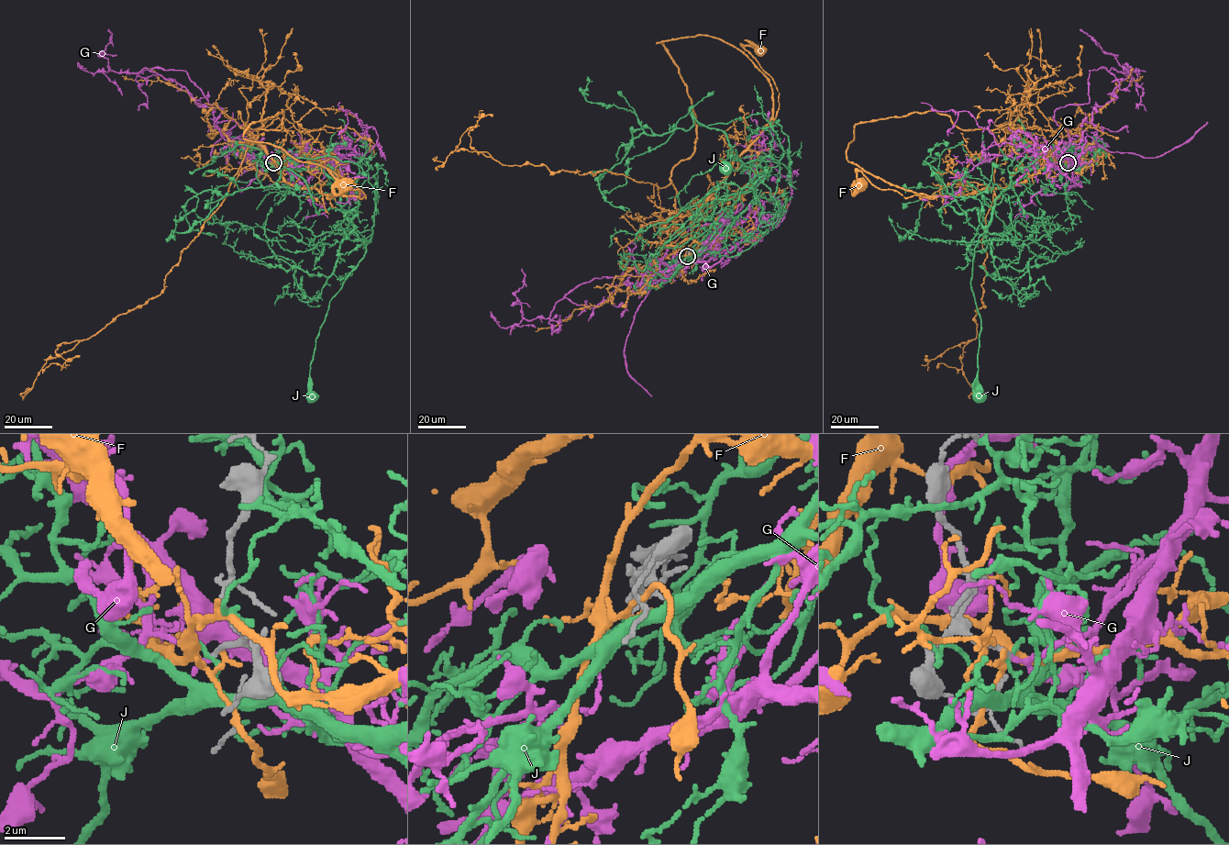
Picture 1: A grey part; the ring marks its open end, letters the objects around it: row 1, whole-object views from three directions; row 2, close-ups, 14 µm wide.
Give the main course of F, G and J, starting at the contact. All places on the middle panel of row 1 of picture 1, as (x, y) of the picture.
F: (687, 256), (695, 216), (772, 114), (769, 80), (743, 51), (745, 45), (758, 45), (759, 49)
G: (687, 256), (639, 273), (628, 243), (621, 278), (565, 294), (594, 308), (677, 255)
J: (687, 256), (746, 208), (754, 183), (779, 163), (756, 160), (725, 170)

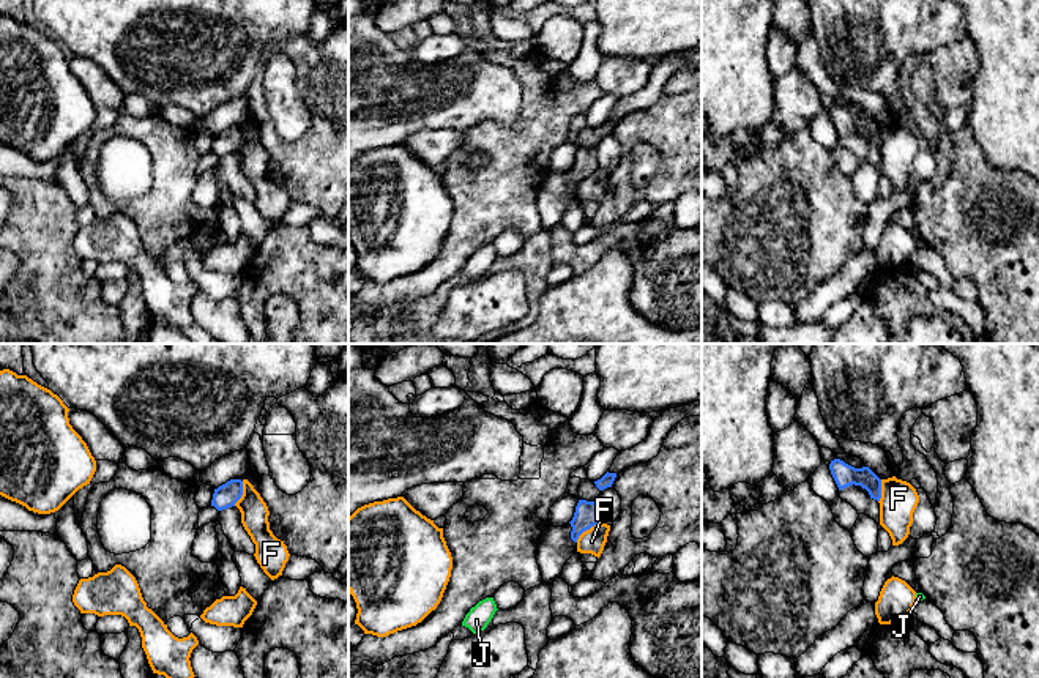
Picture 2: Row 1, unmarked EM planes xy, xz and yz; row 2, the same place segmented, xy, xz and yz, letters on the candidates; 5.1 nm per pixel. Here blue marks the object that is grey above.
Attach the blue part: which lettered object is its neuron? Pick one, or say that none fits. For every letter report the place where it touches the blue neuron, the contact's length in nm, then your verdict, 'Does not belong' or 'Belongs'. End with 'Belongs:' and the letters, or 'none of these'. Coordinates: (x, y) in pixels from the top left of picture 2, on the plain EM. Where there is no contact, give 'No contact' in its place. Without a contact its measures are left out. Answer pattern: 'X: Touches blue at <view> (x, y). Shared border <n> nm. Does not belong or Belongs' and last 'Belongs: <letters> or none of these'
F: Touches blue at xz (585, 177). Shared border 160 nm. Does not belong
G: No contact. Belongs
J: No contact. Does not belong
Belongs: G

